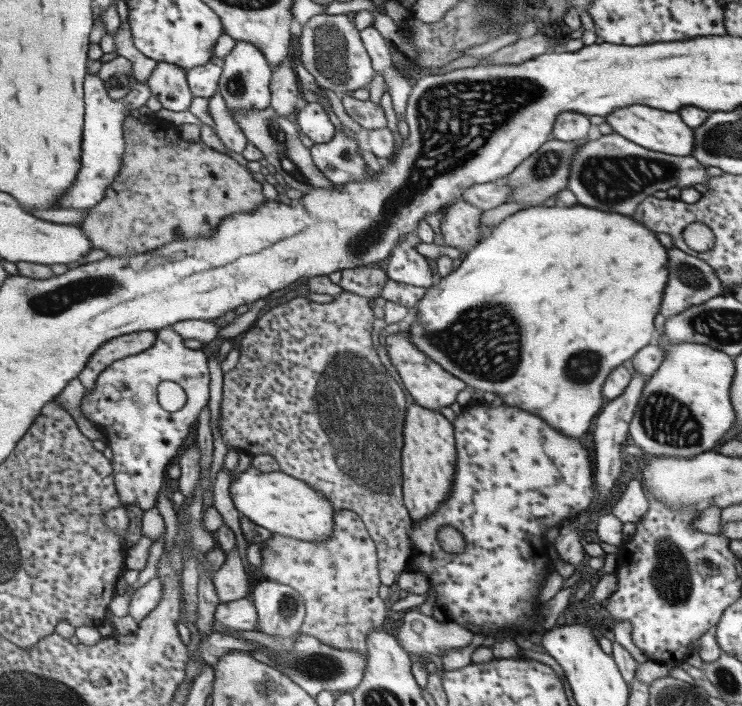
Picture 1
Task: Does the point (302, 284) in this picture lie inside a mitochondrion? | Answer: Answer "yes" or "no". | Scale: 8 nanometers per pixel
no

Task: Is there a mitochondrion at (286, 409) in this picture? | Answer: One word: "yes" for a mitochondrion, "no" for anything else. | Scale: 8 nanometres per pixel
no

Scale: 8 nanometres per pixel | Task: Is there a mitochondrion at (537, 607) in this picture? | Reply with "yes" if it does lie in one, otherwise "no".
no

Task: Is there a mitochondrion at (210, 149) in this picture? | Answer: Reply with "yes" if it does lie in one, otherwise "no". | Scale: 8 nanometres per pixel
no

